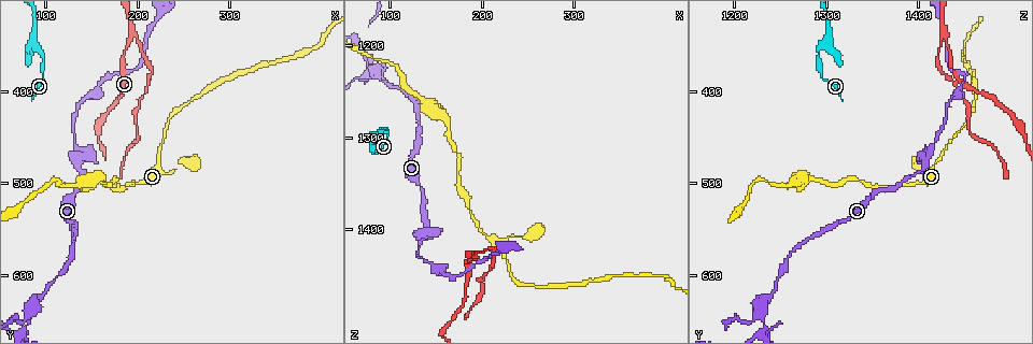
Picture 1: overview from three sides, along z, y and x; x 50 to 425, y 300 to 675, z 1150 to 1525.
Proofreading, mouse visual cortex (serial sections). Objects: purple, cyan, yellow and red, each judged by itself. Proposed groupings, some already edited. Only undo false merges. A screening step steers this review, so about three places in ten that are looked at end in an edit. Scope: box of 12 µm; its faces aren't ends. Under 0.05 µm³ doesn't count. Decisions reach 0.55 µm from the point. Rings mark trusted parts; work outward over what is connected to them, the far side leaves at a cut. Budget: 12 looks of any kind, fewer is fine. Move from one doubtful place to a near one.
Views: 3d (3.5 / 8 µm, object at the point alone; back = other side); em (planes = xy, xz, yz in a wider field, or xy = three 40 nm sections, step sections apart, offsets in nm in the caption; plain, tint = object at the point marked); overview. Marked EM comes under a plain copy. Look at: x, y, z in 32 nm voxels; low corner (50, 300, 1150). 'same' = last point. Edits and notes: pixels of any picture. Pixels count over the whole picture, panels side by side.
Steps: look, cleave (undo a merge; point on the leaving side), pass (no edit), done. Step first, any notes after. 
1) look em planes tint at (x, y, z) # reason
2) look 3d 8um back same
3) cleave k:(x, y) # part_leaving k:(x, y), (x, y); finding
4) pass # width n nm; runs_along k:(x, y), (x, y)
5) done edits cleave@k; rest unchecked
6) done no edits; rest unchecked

look 3d 8um at (110, 494, 1224) # abrupt turn

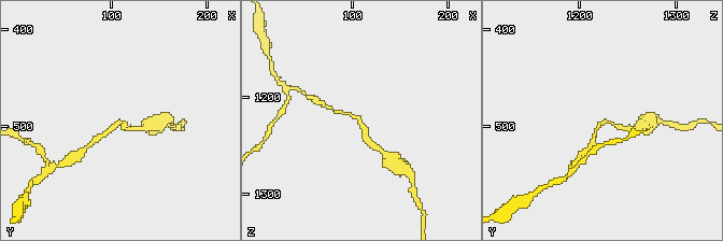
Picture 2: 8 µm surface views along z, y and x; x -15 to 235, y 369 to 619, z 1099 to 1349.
look em planes tint at (110, 496, 1226) # arm_widths 150, 200 nm

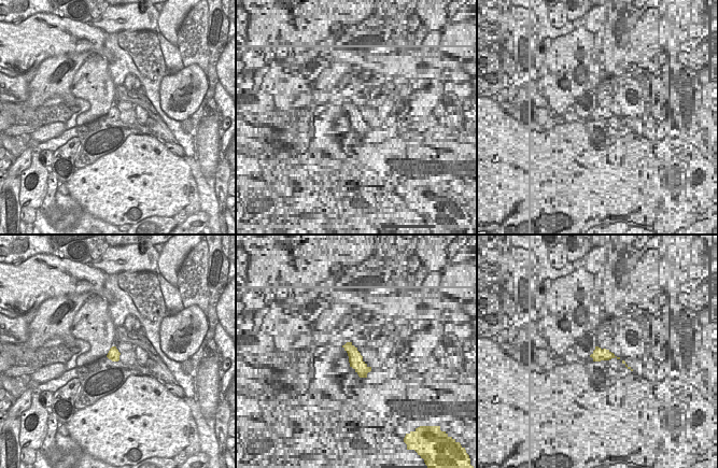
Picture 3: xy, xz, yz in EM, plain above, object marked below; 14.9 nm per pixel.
pass # width 170 nm; runs_along 2:(374, 145), (356, 116), (337, 112); continuous, no second cell

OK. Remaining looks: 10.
look 3d 3.5um at (88, 352, 1290) # arms part here

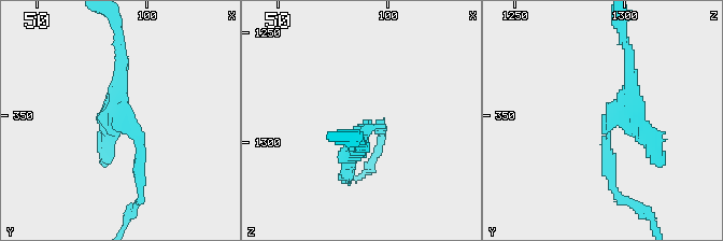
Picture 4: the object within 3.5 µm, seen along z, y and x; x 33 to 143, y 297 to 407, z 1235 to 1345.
pass # runs_along 4:(140, 185), (121, 64); continuous, no second cell

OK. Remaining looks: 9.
look em xy step 5 tint at (138, 470, 1408) # a fork

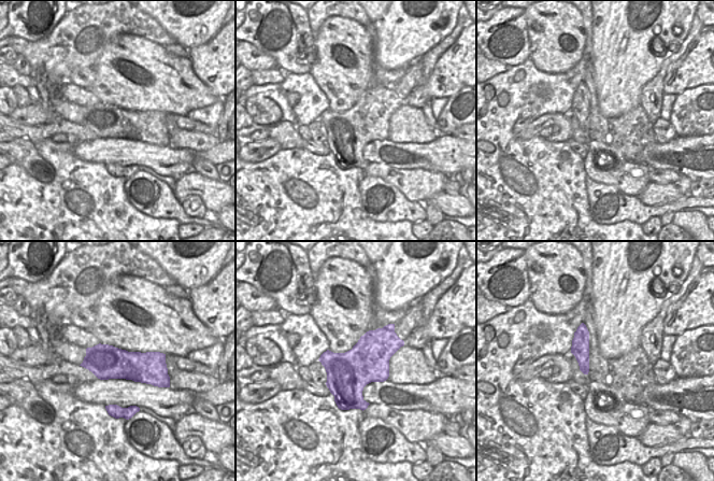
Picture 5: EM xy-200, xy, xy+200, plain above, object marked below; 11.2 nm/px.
look 3d 3.5um same # see where the arms go

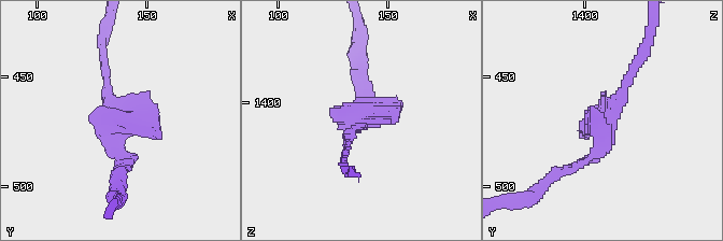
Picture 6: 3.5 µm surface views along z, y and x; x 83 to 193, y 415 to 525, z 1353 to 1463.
pass # runs_along 6:(564, 173), (603, 144), (635, 65); all the same cell

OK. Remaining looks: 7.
look 3d 3.5um at (192, 338, 1428) # sharp bend

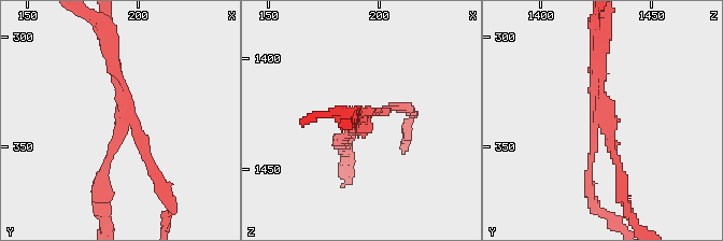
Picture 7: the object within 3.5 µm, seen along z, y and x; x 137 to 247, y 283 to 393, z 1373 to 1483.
look em xy step 3 tint at (192, 339, 1430) # arms 3; arm_widths 150, 150, 150 nm; need the tissue

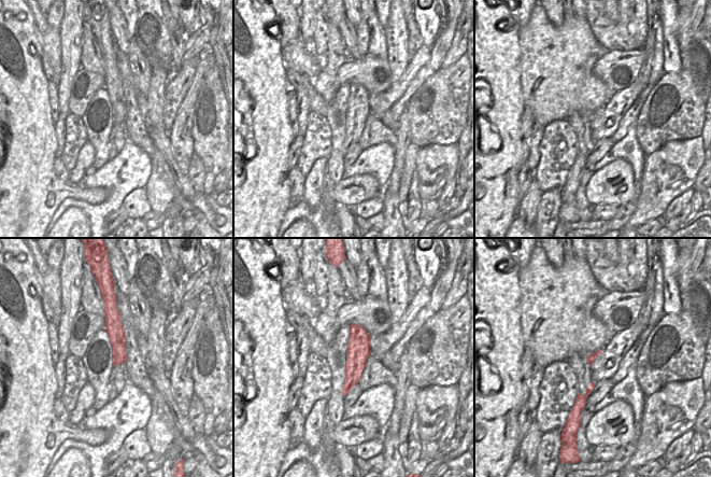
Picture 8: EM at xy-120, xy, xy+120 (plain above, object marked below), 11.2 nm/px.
cleave 7:(145, 157) # part_leaving 7:(129, 124), (169, 213); a second cell is stuck on

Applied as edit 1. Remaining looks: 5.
look overview

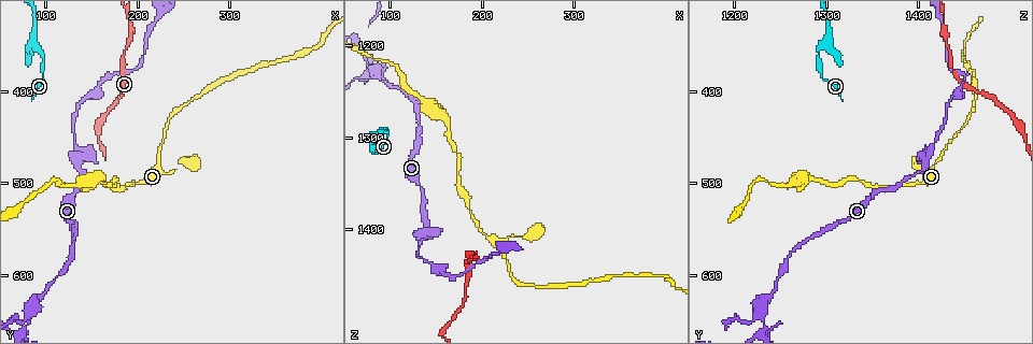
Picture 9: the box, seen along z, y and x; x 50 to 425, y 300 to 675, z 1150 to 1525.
look 3d 3.5um back at (84, 638, 1226)

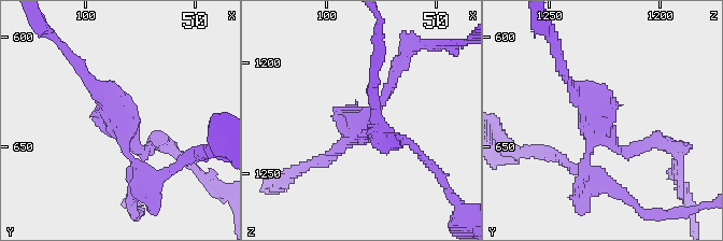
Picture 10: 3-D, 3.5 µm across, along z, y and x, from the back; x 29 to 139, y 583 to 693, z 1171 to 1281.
look em xy step 1 tint at (82, 642, 1227) # arms 3; arm_widths 150, 150, 200 nm

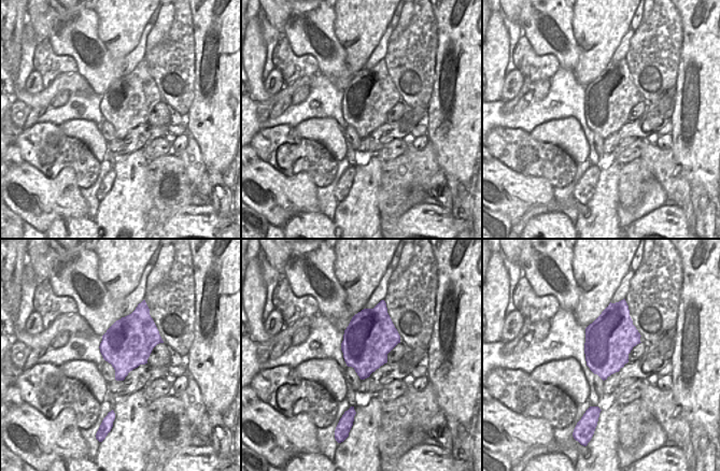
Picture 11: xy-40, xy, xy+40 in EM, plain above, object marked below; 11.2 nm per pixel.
cleave 10:(131, 203) # a second cell is stuck on

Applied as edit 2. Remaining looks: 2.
done edits cleave@7, cleave@10; rest unchecked

